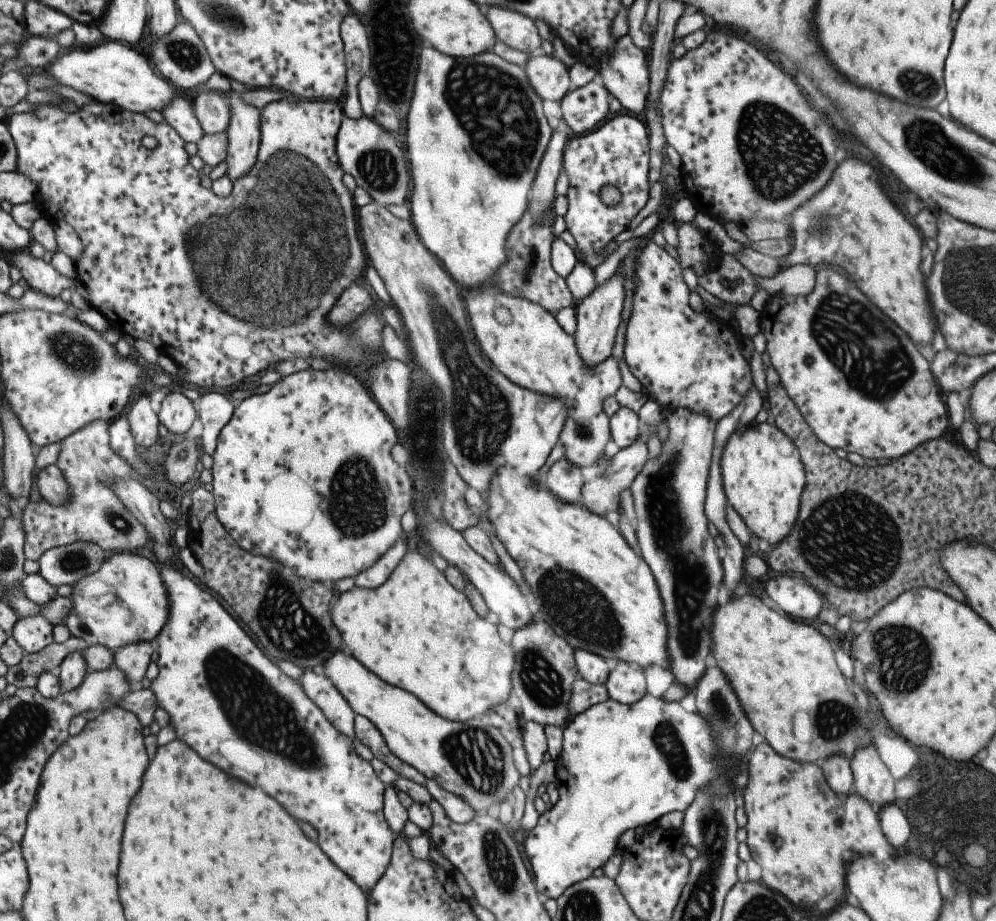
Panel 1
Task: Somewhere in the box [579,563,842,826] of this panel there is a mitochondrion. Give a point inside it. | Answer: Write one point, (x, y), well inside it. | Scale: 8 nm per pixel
(668, 746)

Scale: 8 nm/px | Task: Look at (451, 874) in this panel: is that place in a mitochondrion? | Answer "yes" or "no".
no

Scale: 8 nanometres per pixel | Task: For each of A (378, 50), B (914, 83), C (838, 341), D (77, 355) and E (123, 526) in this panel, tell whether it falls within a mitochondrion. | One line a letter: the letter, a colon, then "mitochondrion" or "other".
A: mitochondrion
B: mitochondrion
C: mitochondrion
D: mitochondrion
E: mitochondrion

